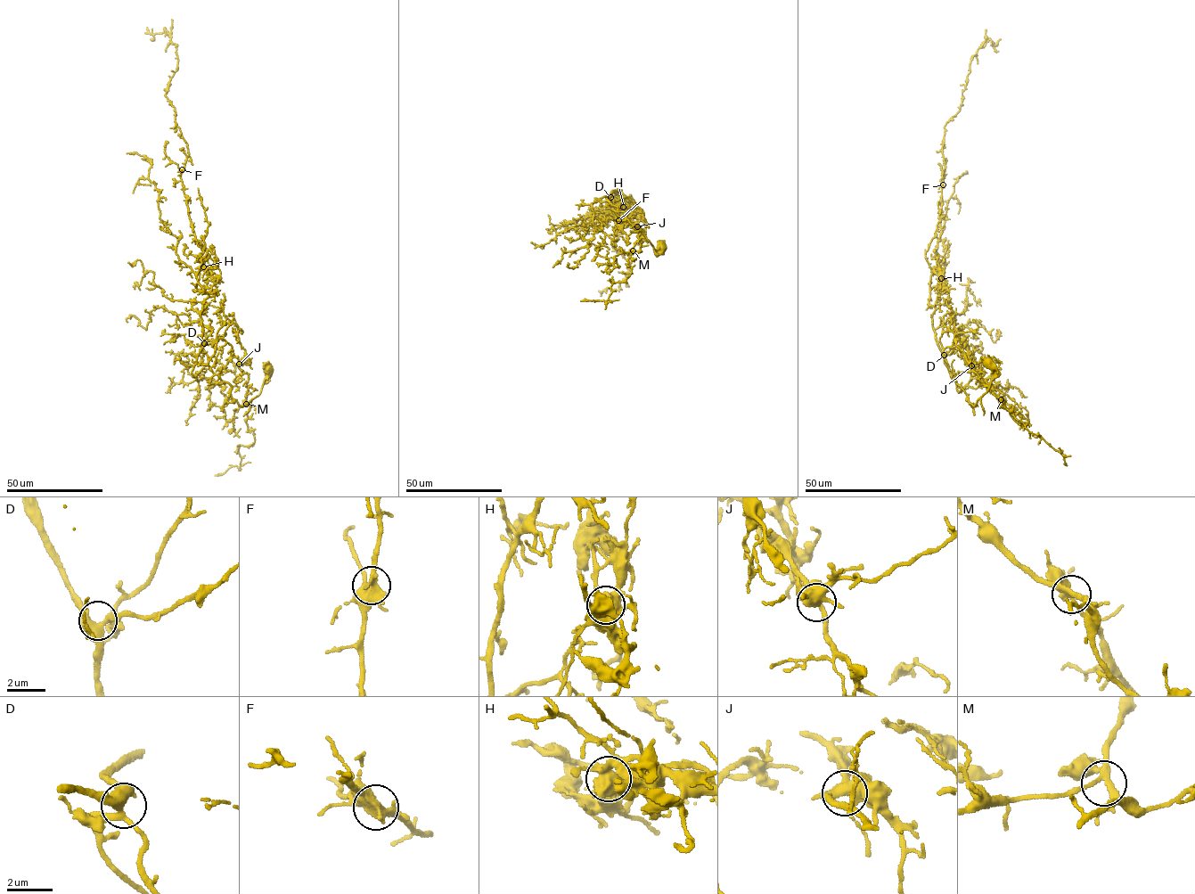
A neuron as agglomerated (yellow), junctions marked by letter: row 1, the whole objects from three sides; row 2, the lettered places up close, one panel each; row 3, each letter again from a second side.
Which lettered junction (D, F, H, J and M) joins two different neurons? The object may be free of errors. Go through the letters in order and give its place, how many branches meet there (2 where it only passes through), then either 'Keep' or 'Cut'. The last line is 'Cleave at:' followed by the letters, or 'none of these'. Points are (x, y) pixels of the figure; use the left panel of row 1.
D: Place: (204, 343). Branches: 4. Keep
F: Place: (182, 169). Branches: 5. Keep
H: Place: (203, 266). Branches: 4. Keep
J: Place: (239, 364). Branches: 5. Keep
M: Place: (246, 404). Branches: 5. Keep
Cleave at: none of these

